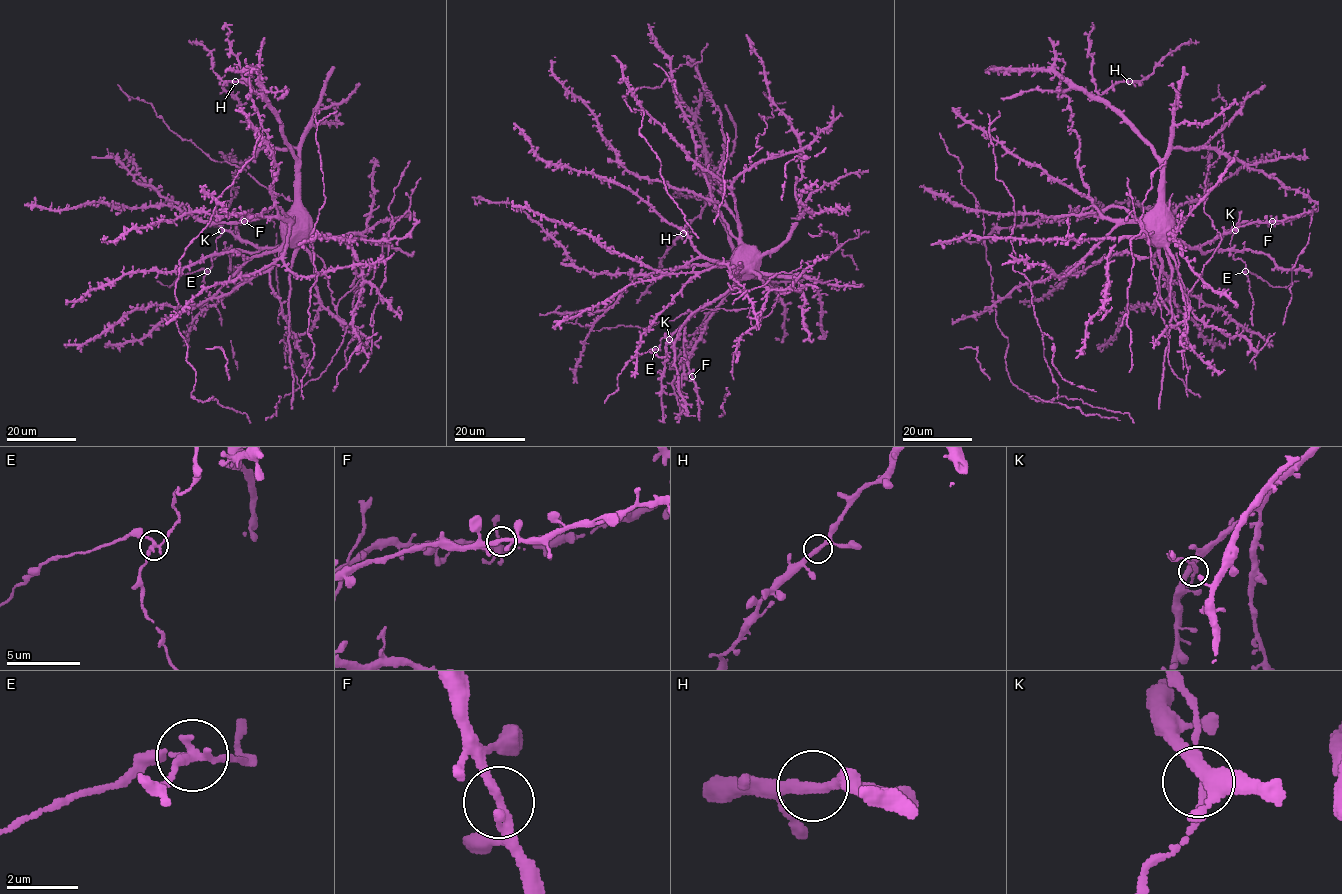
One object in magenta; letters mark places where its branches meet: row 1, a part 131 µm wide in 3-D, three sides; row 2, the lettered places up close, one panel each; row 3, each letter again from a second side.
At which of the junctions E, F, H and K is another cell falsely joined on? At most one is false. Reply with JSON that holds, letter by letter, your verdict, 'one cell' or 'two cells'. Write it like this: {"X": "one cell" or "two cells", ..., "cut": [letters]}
{"E": "two cells", "F": "one cell", "H": "one cell", "K": "one cell", "cut": ["E"]}

